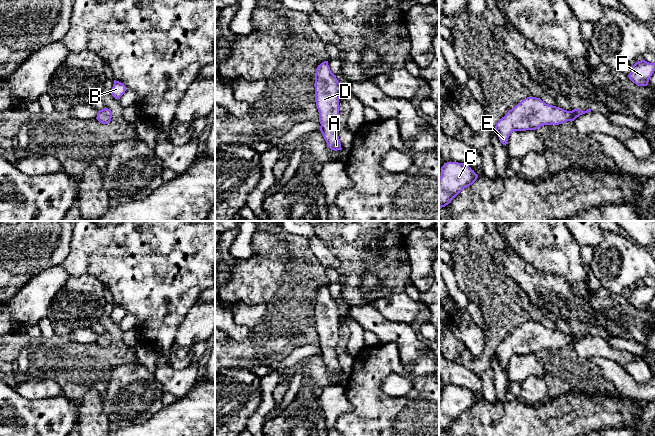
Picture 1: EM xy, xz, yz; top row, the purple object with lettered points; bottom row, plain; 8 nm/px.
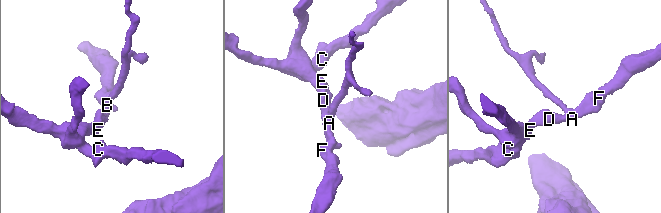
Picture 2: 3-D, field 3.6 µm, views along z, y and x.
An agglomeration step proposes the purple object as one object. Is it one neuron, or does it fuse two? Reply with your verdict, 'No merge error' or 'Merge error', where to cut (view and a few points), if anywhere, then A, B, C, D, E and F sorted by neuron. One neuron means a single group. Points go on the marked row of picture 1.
No merge error. No split. Groups: A B C D E F

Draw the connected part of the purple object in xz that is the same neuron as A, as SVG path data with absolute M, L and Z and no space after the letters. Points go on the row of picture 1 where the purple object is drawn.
M328 61L318 65L314 87L315 102L321 124L320 131L331 150L341 150L338 130L335 126L339 117L339 98L343 87L330 70Z

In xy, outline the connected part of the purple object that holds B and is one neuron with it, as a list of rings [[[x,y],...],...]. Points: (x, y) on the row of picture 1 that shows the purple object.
[[[114,80],[114,84],[110,92],[115,99],[120,99],[126,90],[126,86],[123,83]]]

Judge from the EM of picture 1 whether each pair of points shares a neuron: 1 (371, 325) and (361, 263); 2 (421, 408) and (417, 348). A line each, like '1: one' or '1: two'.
1: two
2: two

